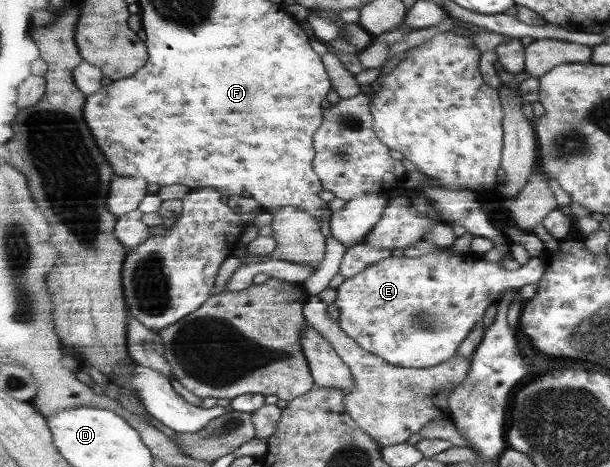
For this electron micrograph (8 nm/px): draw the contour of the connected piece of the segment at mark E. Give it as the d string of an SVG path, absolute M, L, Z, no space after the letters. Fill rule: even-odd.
M439 249L419 258L396 253L377 265L369 266L357 277L348 279L338 287L335 303L342 311L341 328L366 351L383 357L397 367L437 367L458 355L461 345L477 324L483 321L487 309L497 305L505 289L538 284L545 274L546 266L539 256L532 257L527 265L521 265L517 270L508 270L502 266L502 262L487 262L481 255L472 252L459 254L451 249Z

